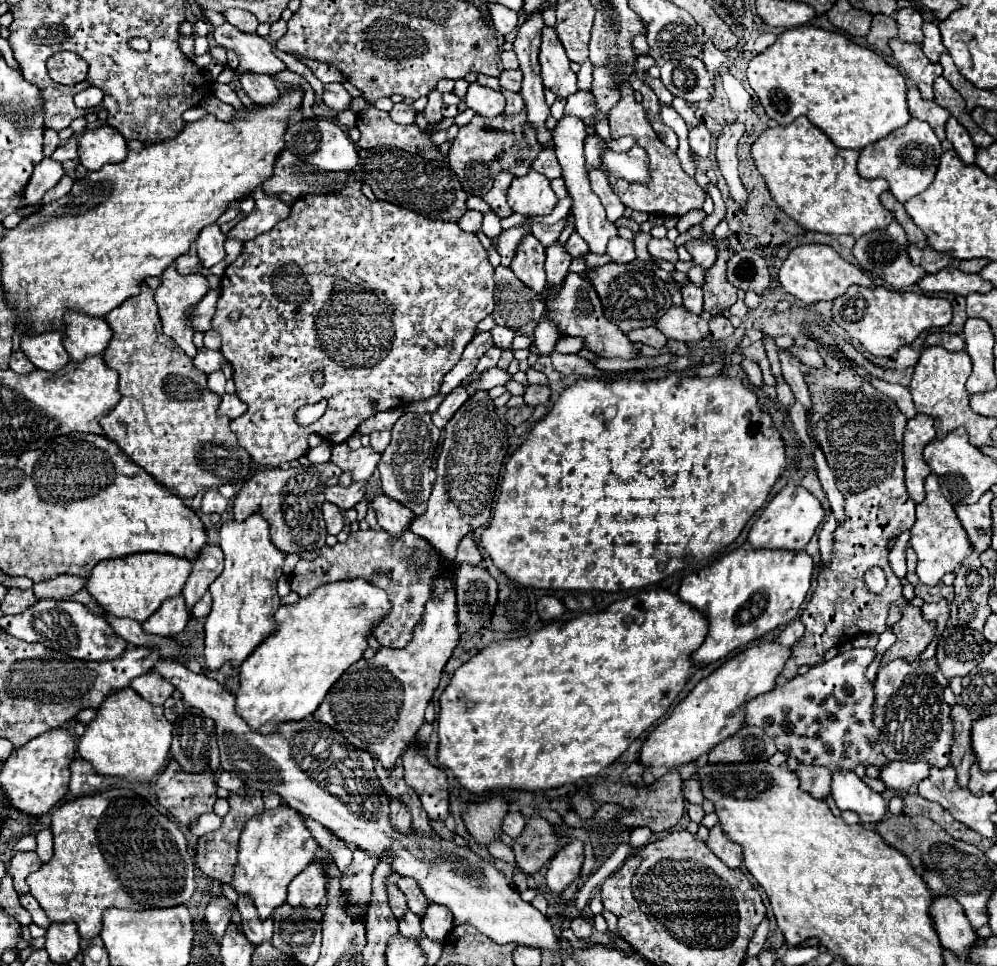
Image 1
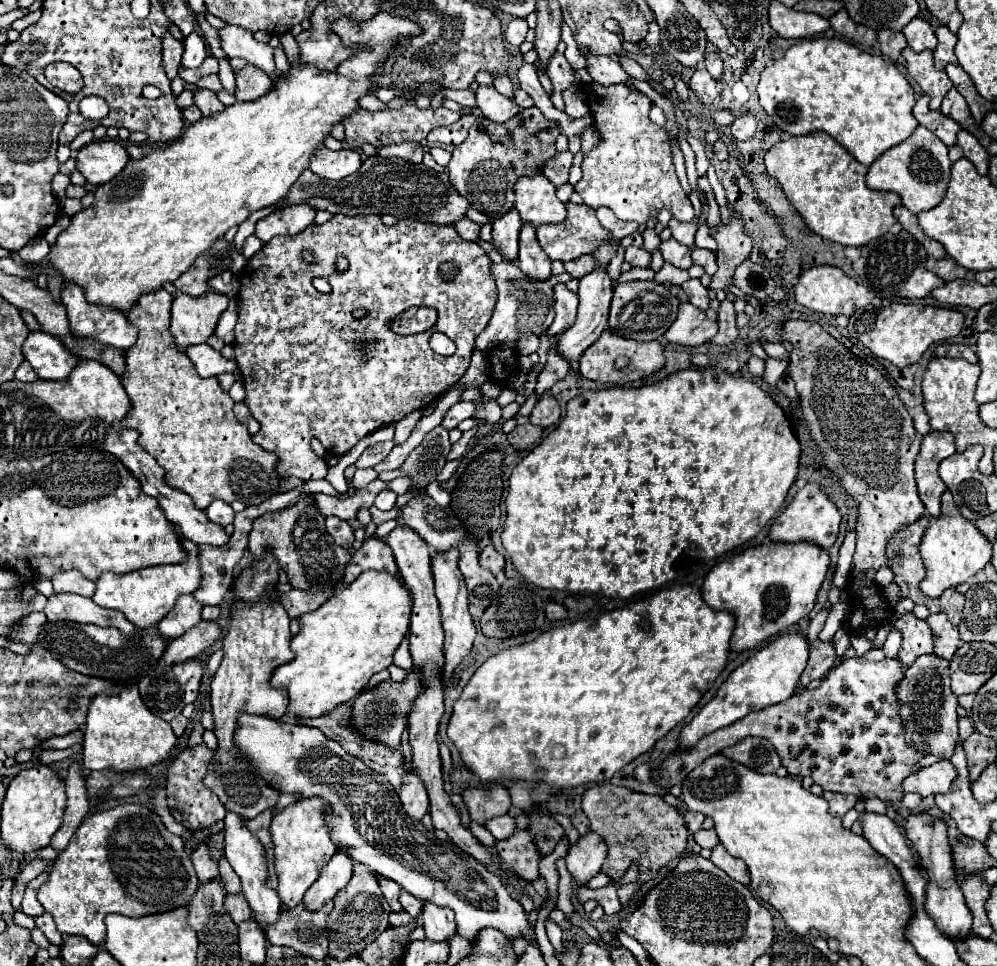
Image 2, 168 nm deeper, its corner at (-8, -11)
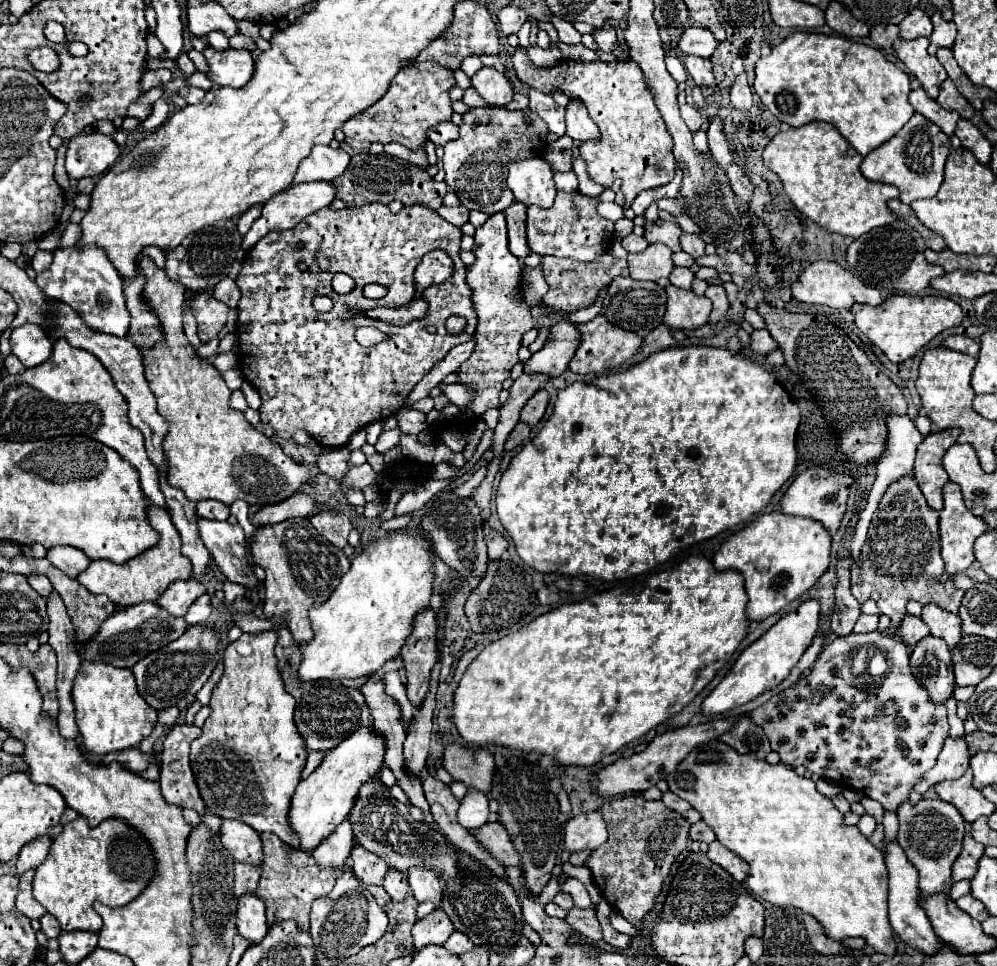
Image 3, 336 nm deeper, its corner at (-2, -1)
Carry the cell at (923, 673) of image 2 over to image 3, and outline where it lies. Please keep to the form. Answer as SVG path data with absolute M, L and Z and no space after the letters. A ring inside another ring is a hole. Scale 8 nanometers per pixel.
M926 636L920 640L910 654L910 668L930 692L932 702L944 704L952 696L952 654L944 640L936 636Z

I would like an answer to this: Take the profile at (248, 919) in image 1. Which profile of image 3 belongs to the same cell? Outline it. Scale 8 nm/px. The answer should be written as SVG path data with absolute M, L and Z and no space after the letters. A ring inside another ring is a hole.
M224 820L220 828L220 840L234 860L260 864L264 858L260 834L240 820Z

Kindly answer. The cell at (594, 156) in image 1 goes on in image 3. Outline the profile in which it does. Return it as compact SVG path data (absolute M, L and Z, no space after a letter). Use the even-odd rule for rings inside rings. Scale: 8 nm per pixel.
M518 46L512 54L512 66L516 76L534 90L544 94L562 92L570 100L582 100L590 112L590 118L598 124L602 132L602 140L584 142L580 146L580 154L588 164L590 178L604 186L614 186L614 182L622 188L626 196L626 208L632 206L632 200L650 188L658 188L668 184L674 178L676 162L672 156L672 136L666 132L664 120L656 110L654 98L644 84L644 74L636 62L574 62L560 60L552 68L536 66L524 46Z

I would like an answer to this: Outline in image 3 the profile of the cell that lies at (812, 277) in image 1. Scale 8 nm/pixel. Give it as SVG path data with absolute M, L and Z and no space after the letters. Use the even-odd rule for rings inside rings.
M818 260L814 264L810 264L800 276L798 280L792 284L792 296L800 302L808 302L808 304L820 304L820 306L830 306L830 308L846 308L850 310L852 304L870 304L870 306L878 306L882 304L882 294L876 288L866 286L862 280L858 280L852 272L844 270L840 264L836 262L828 262L828 260Z

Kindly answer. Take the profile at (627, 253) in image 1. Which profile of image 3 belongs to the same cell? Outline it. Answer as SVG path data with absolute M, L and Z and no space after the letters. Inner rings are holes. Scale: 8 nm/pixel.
M628 234L626 238L622 238L622 246L626 248L626 252L642 252L646 250L648 242L644 236L636 236L636 234Z

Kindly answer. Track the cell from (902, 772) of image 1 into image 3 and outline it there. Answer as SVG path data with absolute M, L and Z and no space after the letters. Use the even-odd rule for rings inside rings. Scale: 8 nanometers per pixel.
M948 738L938 756L936 766L928 774L924 774L924 778L914 786L914 790L924 794L938 782L960 778L966 772L970 758L972 754L968 754L968 744L964 742L964 738Z

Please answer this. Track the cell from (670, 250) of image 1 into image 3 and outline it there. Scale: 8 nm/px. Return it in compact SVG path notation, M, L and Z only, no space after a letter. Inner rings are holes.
M656 220L656 222L646 222L644 224L644 238L654 244L654 242L660 242L660 244L666 244L672 252L680 252L680 234L682 234L682 228L676 224L676 222L666 222L666 220Z

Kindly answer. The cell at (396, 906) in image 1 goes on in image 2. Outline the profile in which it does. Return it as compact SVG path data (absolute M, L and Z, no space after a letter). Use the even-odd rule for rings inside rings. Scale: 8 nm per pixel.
M380 878L380 888L382 888L382 896L386 898L386 902L390 904L392 912L404 912L398 896L400 896L400 886L394 884L392 880L386 880L386 878Z

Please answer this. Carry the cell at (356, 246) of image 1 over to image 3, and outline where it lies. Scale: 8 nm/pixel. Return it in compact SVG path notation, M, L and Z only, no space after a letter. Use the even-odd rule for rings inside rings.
M366 204L344 210L324 208L316 214L304 218L294 230L274 230L264 236L252 250L246 252L242 272L236 278L236 284L242 292L238 302L238 358L244 378L258 390L262 398L260 420L270 424L276 430L276 436L290 440L290 436L300 428L308 432L320 446L340 448L346 446L350 436L360 428L376 420L386 420L402 408L404 398L412 388L430 372L430 368L440 362L450 348L456 344L468 342L476 330L476 312L470 300L472 290L466 284L466 264L460 260L460 228L444 222L438 212L424 206L404 206L398 214L392 214L386 204ZM432 250L444 250L454 262L454 274L438 284L424 290L422 298L428 302L428 314L422 320L414 320L406 326L384 324L382 320L370 320L362 314L366 308L400 308L414 300L414 268L420 258ZM316 252L324 252L332 264L332 270L322 272L316 266ZM296 262L306 262L306 270L298 270ZM336 272L344 272L354 280L354 290L350 294L336 294L330 286ZM370 282L386 284L388 294L380 300L368 300L362 294L362 288ZM314 296L328 296L332 300L330 312L316 312L312 306ZM460 314L468 320L466 332L452 336L446 332L444 322L448 316ZM360 326L374 326L386 334L392 334L390 340L376 346L364 348L354 340L354 332ZM426 326L434 326L436 334L428 334Z

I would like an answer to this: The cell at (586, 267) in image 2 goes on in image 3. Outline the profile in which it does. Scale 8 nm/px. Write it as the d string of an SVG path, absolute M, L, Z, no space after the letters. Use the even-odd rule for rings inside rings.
M602 254L594 262L576 262L572 258L556 258L556 256L542 256L540 268L544 270L544 278L548 278L548 294L544 294L544 304L550 306L556 312L570 312L570 310L582 310L596 302L602 288L606 288L612 278L616 276L628 276L628 264L626 260L614 258L612 254Z

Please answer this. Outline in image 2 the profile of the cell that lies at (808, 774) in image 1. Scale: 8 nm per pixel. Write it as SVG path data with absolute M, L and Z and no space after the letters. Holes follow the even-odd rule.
M828 790L822 792L822 798L828 800L830 814L838 816L838 818L842 818L854 806L854 802L856 802L854 796L846 796L846 794L840 794L840 792L828 792Z

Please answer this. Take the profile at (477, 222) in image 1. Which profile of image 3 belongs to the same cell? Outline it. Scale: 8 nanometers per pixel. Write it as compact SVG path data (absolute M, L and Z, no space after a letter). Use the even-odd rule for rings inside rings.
M440 206L436 210L446 222L454 224L454 226L462 226L468 220L468 208L466 206L456 206L456 208L448 208L448 206Z

